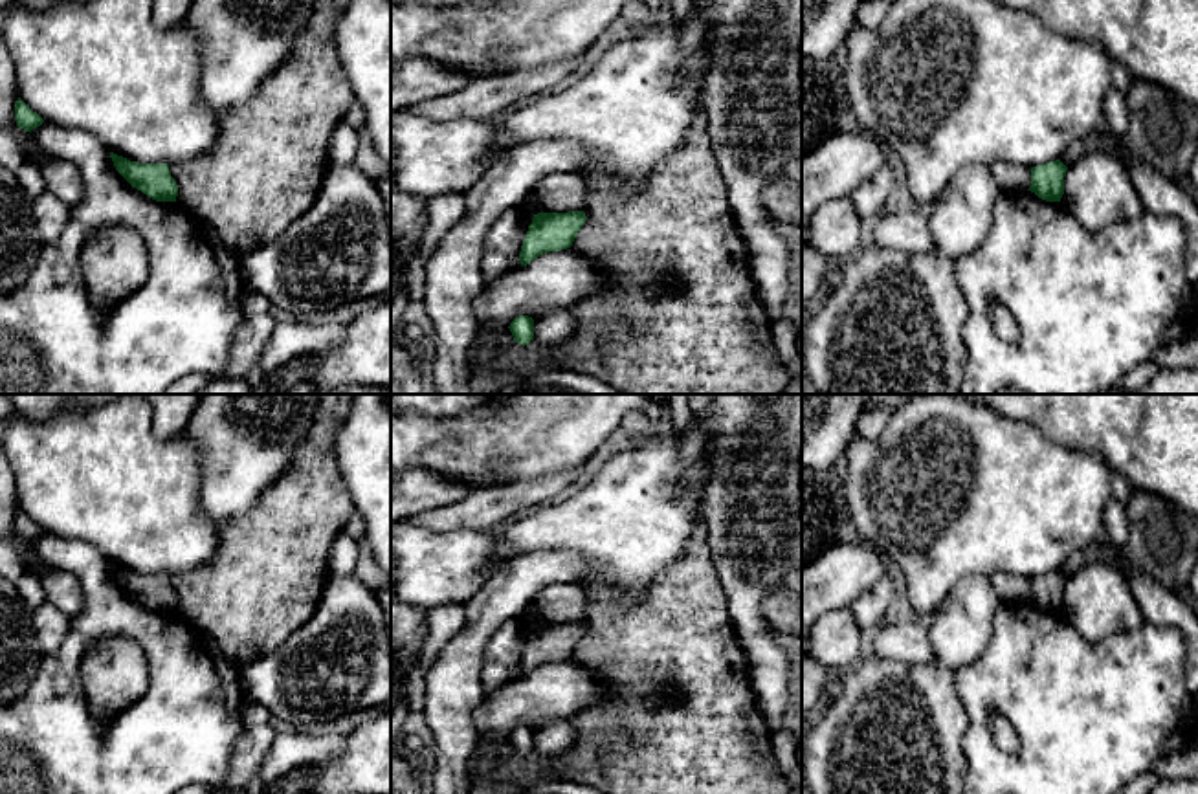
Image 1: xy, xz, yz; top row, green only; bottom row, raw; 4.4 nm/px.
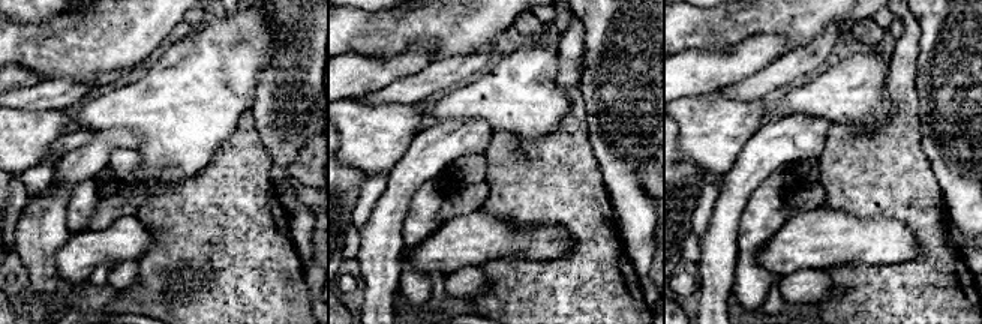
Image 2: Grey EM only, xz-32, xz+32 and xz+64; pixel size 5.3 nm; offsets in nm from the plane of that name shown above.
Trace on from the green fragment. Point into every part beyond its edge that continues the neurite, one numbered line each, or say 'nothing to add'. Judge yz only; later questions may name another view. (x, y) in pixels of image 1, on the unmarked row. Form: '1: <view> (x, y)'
nothing to add

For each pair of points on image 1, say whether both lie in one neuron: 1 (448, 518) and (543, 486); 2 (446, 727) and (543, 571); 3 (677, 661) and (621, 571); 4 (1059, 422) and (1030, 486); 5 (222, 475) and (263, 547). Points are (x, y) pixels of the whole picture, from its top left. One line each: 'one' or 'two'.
1: one
2: one
3: two
4: two
5: two

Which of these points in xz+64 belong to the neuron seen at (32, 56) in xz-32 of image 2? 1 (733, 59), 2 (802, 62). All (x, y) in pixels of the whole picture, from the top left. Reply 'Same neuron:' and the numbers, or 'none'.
Same neuron: none

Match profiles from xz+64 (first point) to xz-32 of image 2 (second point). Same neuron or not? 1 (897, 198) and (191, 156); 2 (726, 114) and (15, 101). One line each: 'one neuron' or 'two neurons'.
1: two neurons
2: two neurons

